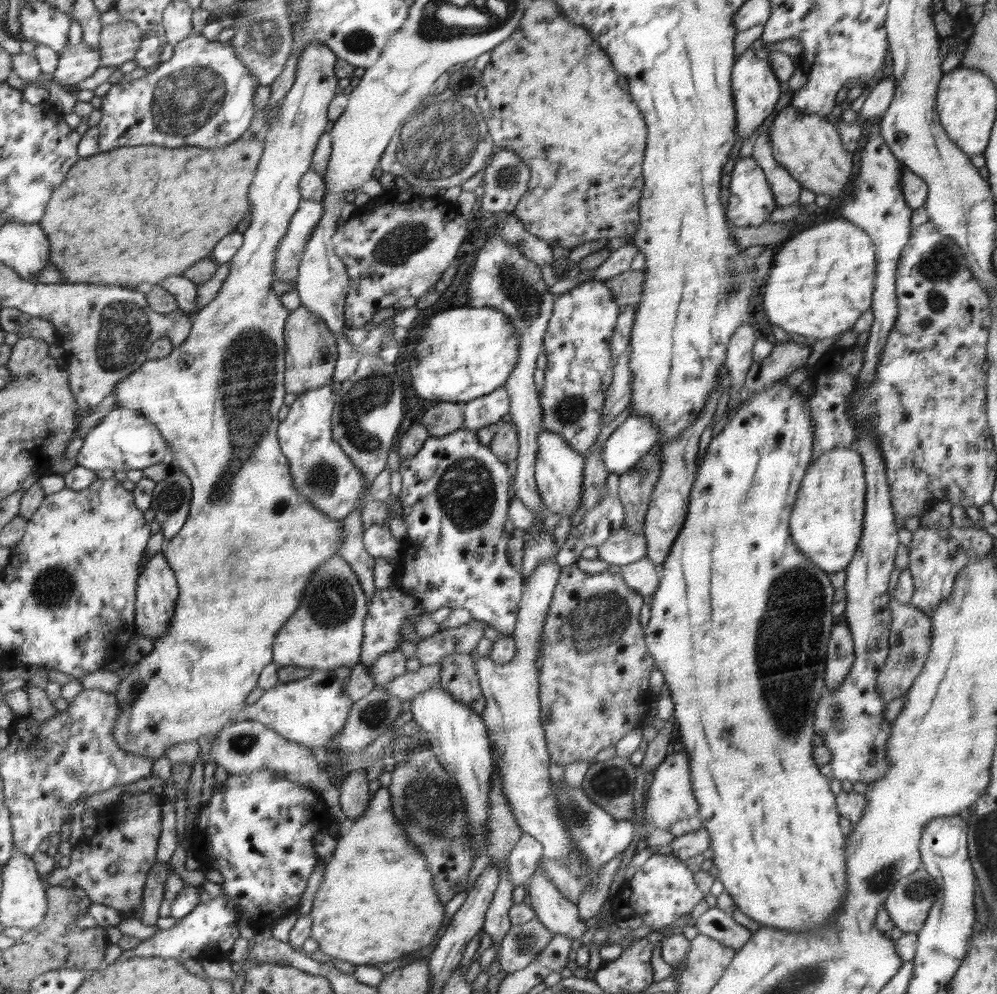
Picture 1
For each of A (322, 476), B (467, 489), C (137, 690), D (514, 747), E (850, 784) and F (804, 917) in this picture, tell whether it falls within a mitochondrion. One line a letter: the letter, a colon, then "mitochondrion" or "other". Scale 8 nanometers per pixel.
A: mitochondrion
B: mitochondrion
C: mitochondrion
D: other
E: other
F: other

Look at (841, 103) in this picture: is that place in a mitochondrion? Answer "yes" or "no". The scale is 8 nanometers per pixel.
no

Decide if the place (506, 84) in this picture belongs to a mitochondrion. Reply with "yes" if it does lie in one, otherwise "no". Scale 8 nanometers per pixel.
no

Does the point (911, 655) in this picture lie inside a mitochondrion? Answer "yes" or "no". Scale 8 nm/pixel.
yes

